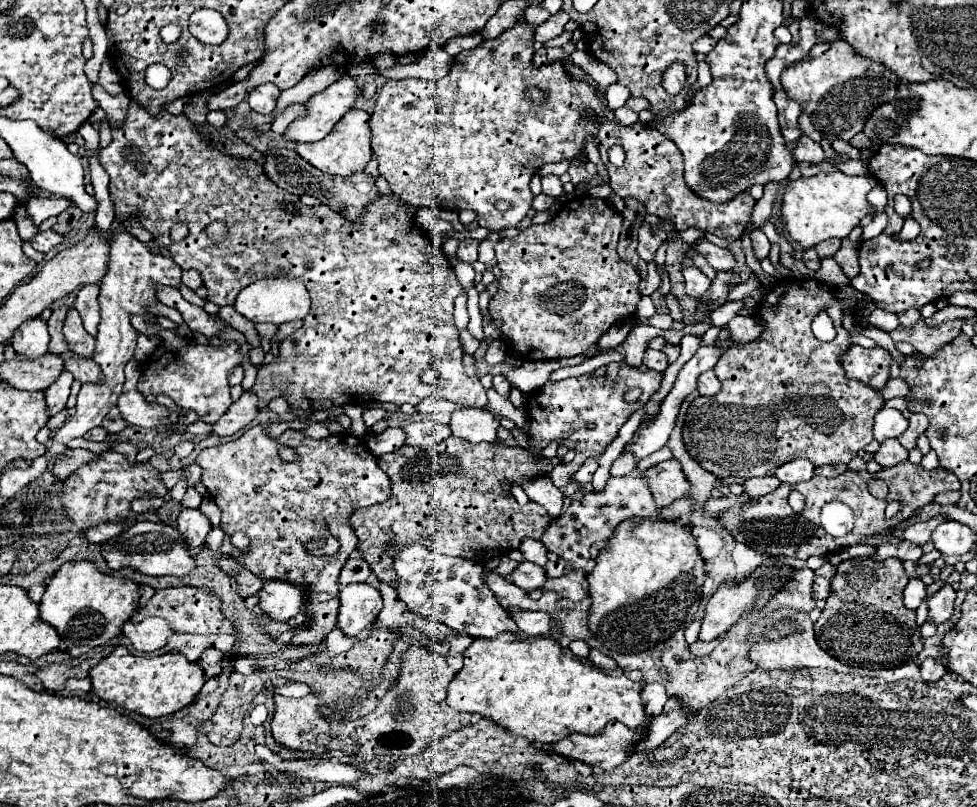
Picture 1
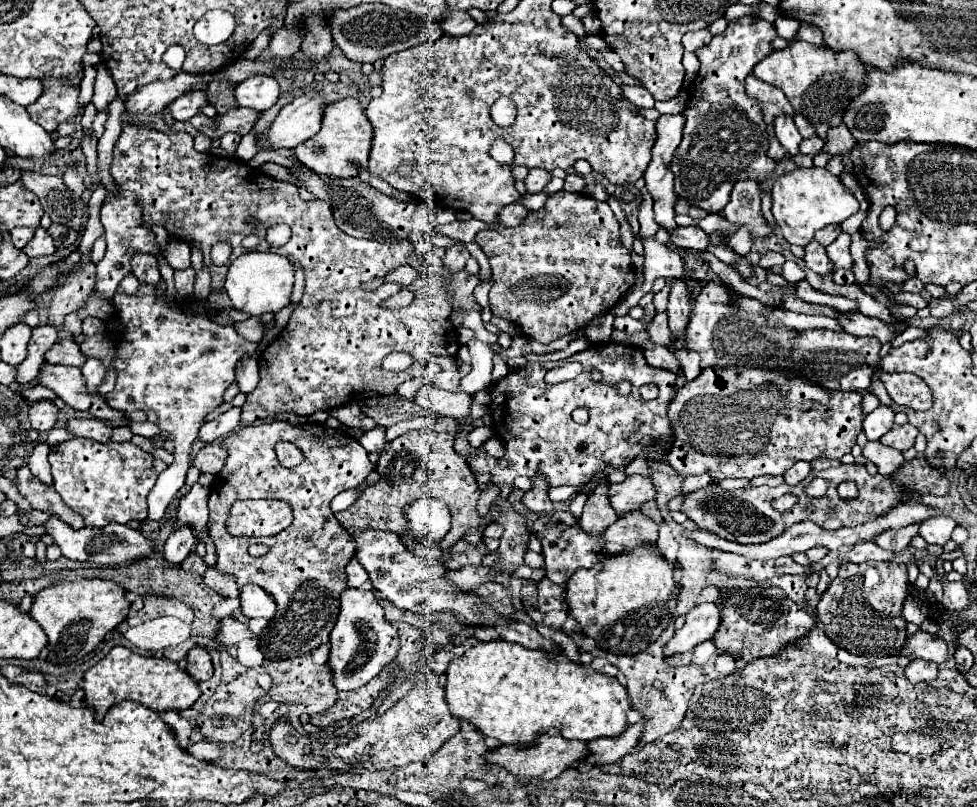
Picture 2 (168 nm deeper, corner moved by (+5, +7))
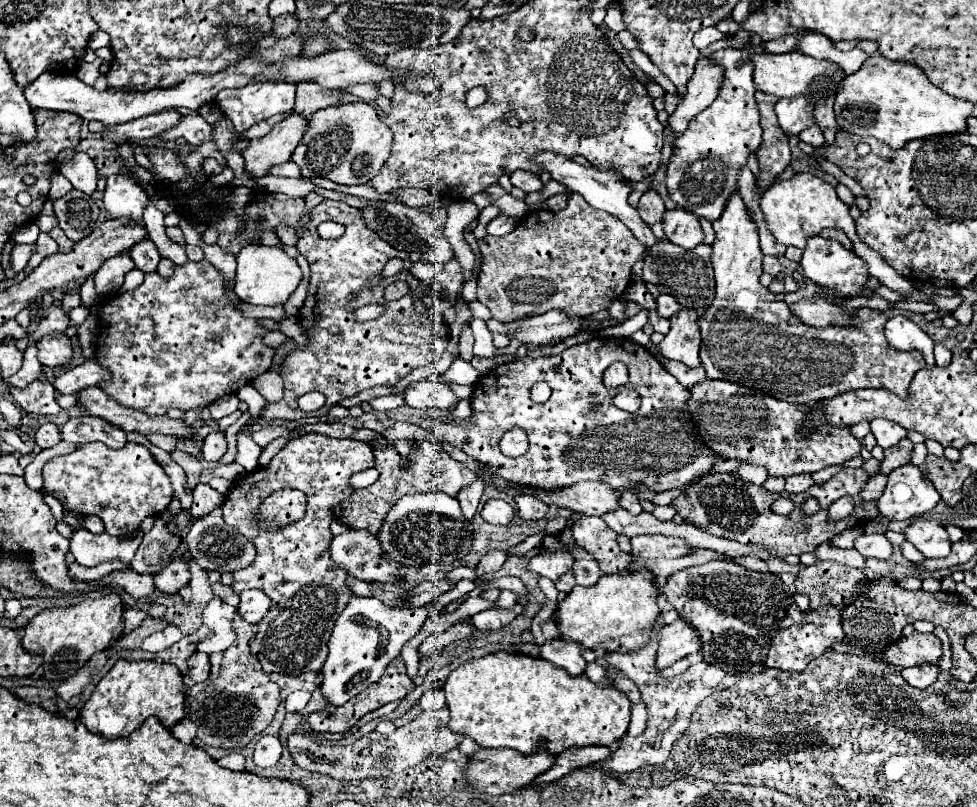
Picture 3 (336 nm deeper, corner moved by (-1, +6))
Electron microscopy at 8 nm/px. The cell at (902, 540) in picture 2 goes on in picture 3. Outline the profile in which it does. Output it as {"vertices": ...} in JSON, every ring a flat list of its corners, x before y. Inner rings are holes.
{"vertices":[[862,534,856,540,854,548,868,558,888,558,894,550,884,534]]}

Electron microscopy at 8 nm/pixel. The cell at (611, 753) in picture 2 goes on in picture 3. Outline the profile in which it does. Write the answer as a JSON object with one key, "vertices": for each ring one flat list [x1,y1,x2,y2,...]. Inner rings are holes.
{"vertices":[[584,746,584,748,568,748,562,754,558,754,556,764,544,772,542,776,536,778,534,784,544,784,544,782,554,782,560,780,562,776,566,776,570,770,576,768,586,768,590,764,602,762,612,754,612,750,608,746]]}

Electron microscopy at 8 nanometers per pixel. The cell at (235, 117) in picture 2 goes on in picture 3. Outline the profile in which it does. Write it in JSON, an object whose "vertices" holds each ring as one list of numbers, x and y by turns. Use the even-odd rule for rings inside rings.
{"vertices":[[189,114,186,115,186,118,182,118,180,124,176,124,176,128,164,132,162,138,164,138,164,140,176,140,176,138,182,136,182,138,186,138,190,144,200,146,200,144,204,144,204,142,210,140,212,130,214,130,214,126,208,124,202,116,199,114]]}

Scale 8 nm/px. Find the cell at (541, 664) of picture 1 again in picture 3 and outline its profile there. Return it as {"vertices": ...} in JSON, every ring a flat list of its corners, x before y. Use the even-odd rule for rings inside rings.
{"vertices":[[494,652,482,658,470,658,450,672,444,692,450,708,450,730,474,738,482,748,514,748,522,754,532,754,534,746,548,746,560,754,570,746,610,746,626,734,630,724,630,700,620,690,598,686,586,676,572,678,552,662,526,654]]}

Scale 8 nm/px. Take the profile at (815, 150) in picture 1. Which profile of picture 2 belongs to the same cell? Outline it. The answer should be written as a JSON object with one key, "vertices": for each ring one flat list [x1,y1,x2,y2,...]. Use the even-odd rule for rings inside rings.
{"vertices":[[780,115,774,119,774,133,778,137,778,141,782,143,782,147,790,153,796,155,798,153,798,145,802,141,802,135,798,133,792,115]]}

